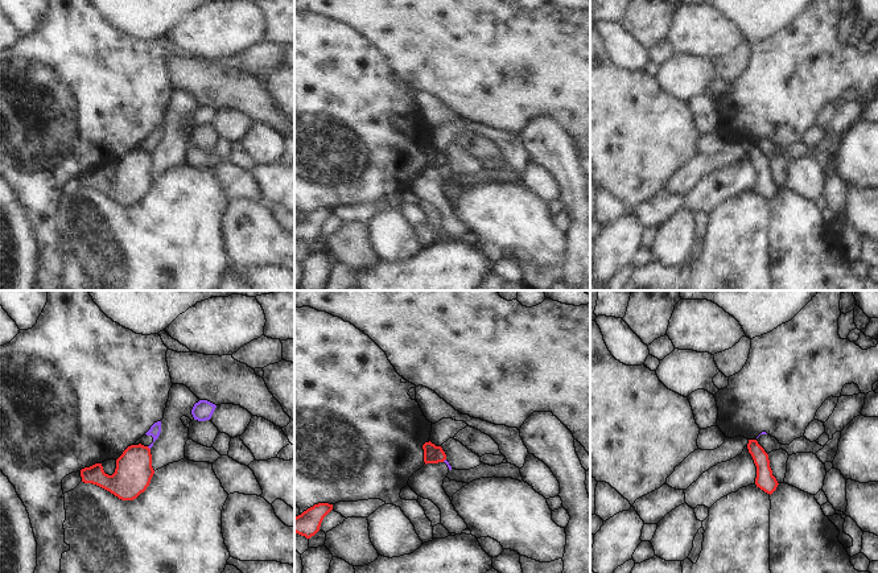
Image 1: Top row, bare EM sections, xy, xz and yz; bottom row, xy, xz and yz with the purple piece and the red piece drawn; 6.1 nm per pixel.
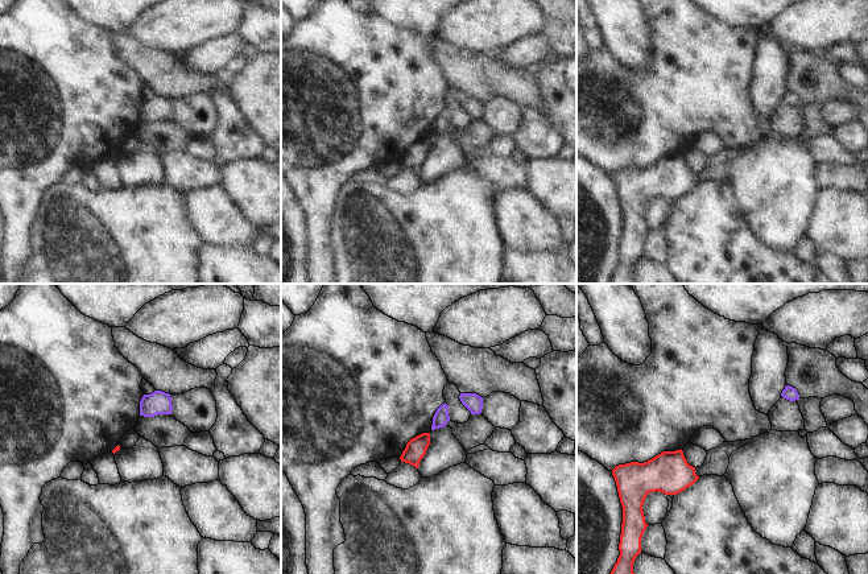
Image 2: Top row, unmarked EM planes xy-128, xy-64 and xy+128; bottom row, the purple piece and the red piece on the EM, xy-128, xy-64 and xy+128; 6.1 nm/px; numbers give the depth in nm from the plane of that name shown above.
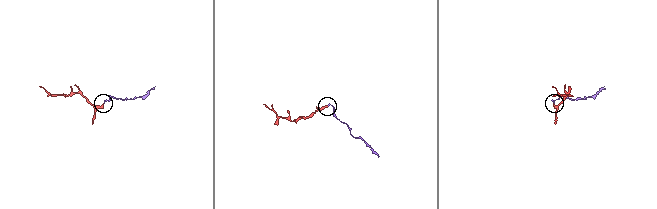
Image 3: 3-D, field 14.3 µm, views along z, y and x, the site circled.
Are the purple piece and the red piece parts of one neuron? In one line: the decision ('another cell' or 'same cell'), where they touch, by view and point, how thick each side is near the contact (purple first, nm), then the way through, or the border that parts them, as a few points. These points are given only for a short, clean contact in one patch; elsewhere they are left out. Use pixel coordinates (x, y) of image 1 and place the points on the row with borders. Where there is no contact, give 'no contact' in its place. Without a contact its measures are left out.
another cell; no contact

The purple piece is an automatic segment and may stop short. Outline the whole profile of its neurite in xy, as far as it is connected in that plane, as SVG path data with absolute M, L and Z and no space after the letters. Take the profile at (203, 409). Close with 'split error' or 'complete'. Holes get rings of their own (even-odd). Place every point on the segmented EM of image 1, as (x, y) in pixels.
M199 400L198 403L194 404L194 407L191 409L191 415L193 415L194 420L206 421L206 420L211 419L215 408L217 408L215 404L213 404L207 400Z; complete

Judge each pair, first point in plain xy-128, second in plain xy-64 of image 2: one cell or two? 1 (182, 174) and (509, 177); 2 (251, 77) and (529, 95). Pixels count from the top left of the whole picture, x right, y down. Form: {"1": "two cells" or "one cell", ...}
{"1": "one cell", "2": "two cells"}

